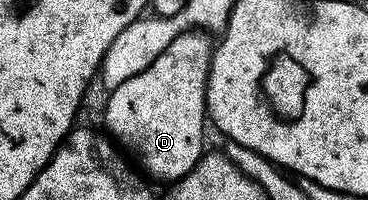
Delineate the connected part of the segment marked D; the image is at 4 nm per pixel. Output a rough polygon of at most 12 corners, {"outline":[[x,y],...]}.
{"outline":[[206,31],[107,96],[106,131],[169,184],[205,150]]}

